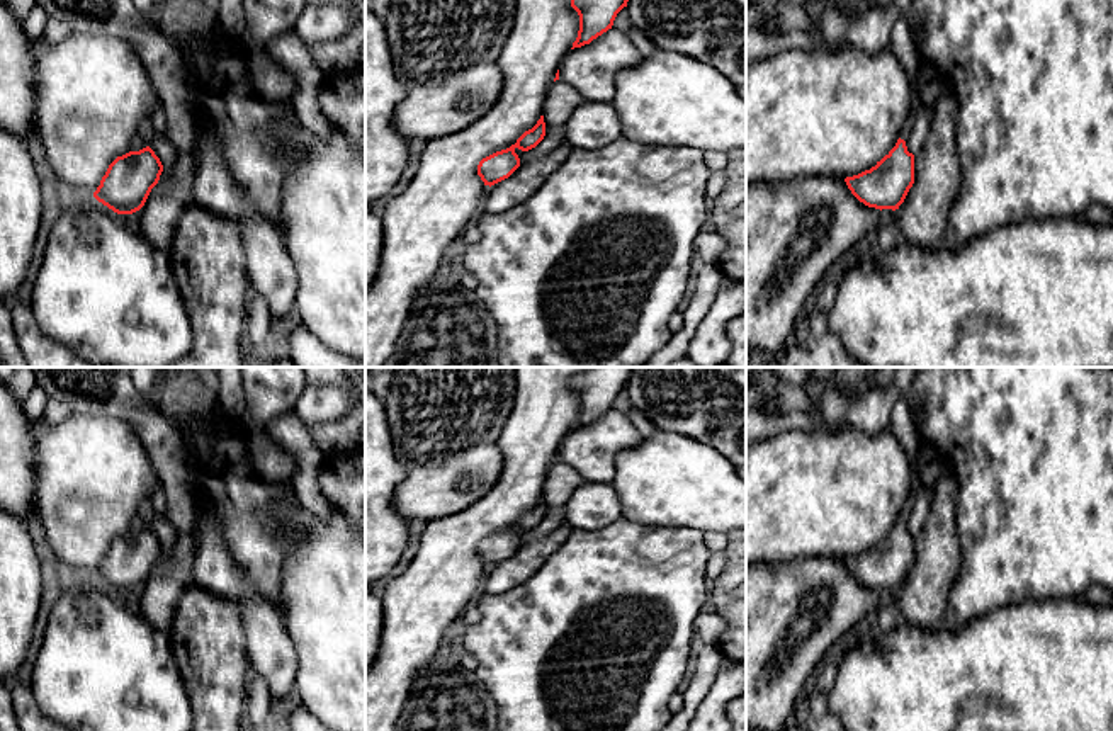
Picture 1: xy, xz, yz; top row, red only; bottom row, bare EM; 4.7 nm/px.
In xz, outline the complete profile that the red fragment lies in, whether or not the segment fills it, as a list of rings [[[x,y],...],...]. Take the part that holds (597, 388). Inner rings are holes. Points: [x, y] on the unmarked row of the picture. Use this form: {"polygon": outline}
{"polygon": [[[586,367],[571,379],[579,396],[578,418],[573,428],[590,425],[612,410],[617,394],[627,388],[632,367]]]}

